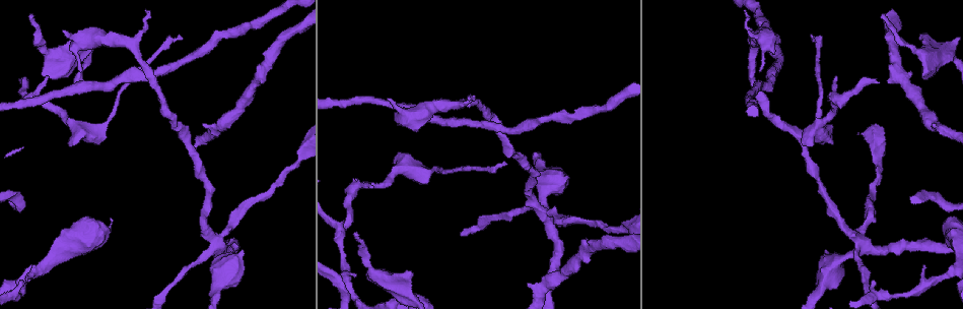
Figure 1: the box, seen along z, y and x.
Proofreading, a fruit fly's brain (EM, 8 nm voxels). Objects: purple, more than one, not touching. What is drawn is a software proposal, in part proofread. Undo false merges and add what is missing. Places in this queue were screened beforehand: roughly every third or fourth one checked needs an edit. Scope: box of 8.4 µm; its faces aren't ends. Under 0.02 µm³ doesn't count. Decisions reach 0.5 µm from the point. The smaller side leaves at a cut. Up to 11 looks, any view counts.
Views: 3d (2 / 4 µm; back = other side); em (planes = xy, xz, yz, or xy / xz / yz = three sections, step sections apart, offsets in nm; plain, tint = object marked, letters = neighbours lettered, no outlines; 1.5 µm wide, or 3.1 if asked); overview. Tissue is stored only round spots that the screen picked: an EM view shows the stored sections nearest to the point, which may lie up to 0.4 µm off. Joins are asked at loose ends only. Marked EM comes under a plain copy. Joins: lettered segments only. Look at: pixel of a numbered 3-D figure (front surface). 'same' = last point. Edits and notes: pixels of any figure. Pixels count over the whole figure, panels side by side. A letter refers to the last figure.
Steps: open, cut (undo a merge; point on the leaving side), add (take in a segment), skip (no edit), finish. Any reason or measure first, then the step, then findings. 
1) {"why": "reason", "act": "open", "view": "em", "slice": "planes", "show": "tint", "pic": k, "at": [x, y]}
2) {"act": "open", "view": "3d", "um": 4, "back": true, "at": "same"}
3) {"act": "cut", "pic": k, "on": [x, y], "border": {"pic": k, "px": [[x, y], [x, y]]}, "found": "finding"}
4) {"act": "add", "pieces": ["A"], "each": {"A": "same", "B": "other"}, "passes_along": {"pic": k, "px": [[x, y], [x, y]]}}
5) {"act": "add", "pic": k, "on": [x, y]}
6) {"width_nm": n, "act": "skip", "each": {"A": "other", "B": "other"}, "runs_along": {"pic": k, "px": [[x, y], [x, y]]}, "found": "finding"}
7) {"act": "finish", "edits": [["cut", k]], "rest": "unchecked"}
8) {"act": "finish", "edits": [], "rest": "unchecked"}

{"why": "stops while still wide", "act": "open", "view": "em", "slice": "planes", "show": "tint", "pic": 1, "at": [417, 296]}

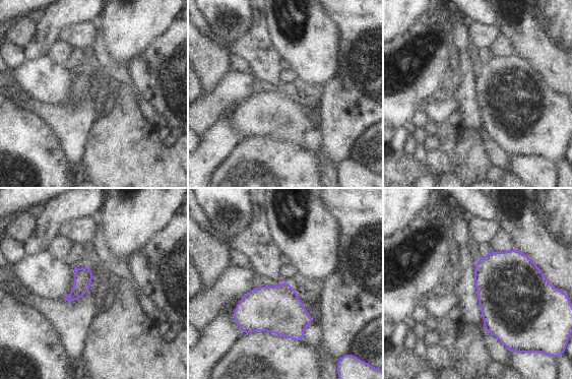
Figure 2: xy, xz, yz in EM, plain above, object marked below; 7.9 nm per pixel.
{"act": "open", "view": "em", "slice": "planes", "show": "letters", "at": "same"}

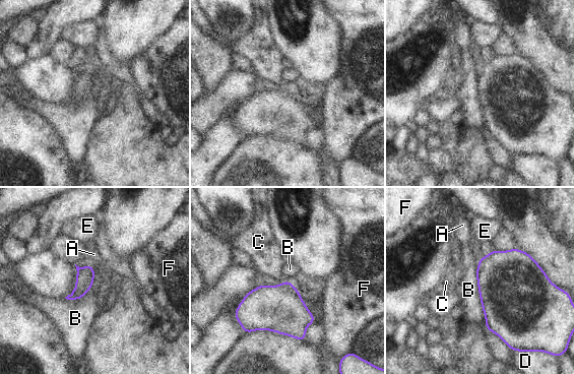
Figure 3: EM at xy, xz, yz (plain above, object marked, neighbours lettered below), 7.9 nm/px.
{"act": "skip", "each": {"A": "other", "B": "other", "C": "other", "D": "other", "E": "other", "F": "other"}, "border": {"pic": 3, "px": [[477, 258], [476, 285], [488, 330]]}, "found": "no lettered segment goes on from it"}

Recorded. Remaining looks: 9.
{"why": "thick turns thin", "act": "open", "view": "3d", "um": 4, "back": true, "pic": 1, "at": [859, 246]}

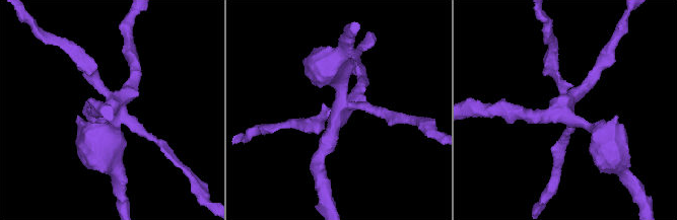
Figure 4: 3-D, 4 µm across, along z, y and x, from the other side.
{"why": "need the tissue", "act": "open", "view": "em", "slice": "planes", "show": "letters", "pic": 4, "at": [338, 113]}

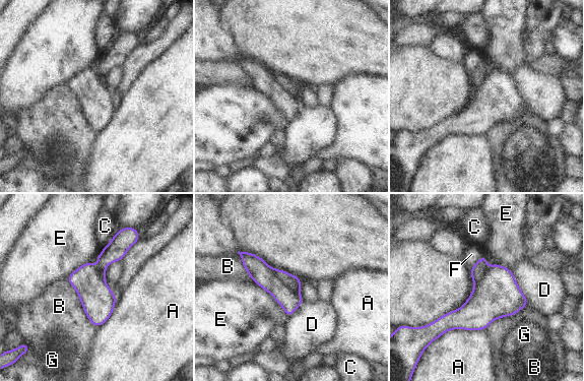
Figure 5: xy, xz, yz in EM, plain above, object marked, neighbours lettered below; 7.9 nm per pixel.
{"width_nm": 220, "act": "cut", "pic": 5, "on": [294, 282], "each": {"A": "other", "B": "other", "C": "other", "D": "other", "E": "other", "F": "other", "G": "other"}, "found": "two neurons meet here"}

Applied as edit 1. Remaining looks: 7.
{"why": "redraw", "act": "open", "view": "overview"}

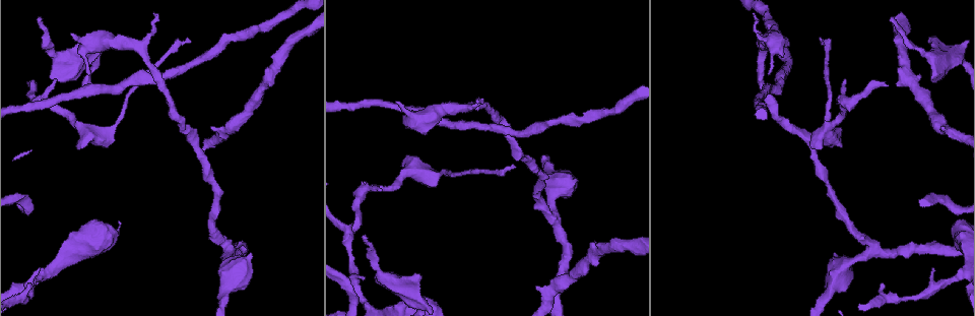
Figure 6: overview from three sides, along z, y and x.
{"why": "free end", "act": "open", "view": "3d", "um": 4, "pic": 6, "at": [353, 233]}

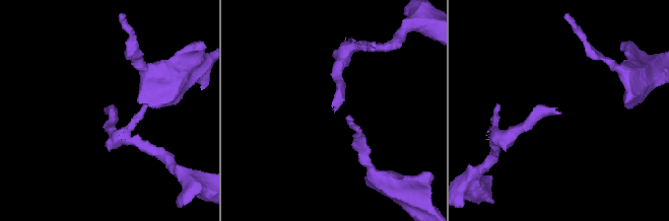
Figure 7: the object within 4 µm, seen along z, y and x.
{"why": "need the tissue", "act": "open", "view": "em", "slice": "yz", "step": 4, "show": "tint", "pic": 7, "at": [335, 109]}

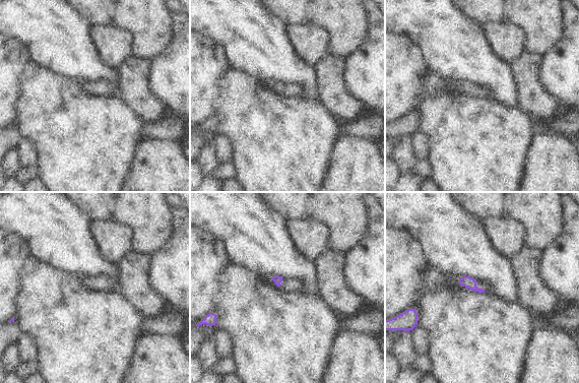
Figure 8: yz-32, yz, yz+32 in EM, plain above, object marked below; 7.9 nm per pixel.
{"why": "cut it another way", "act": "open", "view": "em", "slice": "planes", "show": "letters", "at": "same"}

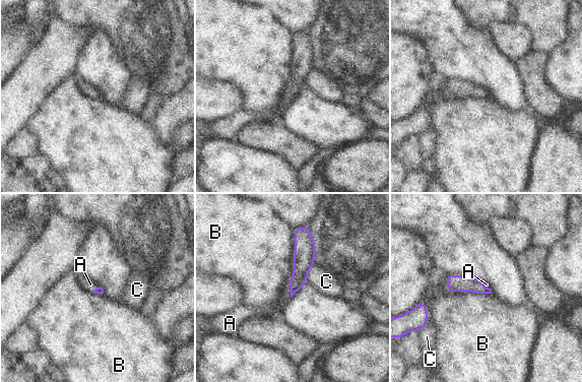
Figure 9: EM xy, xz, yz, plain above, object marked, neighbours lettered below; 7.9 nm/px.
{"act": "add", "pieces": ["A"], "each": {"A": "same", "B": "other", "C": "other"}, "passes_along": {"pic": 9, "px": [[302, 262], [288, 291], [276, 311]]}, "found": "it goes on there"}

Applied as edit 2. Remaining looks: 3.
{"why": "branch stops here", "act": "open", "view": "em", "slice": "planes", "show": "letters", "pic": 6, "at": [890, 18]}

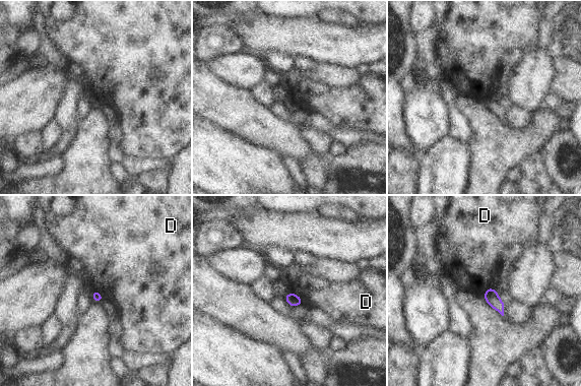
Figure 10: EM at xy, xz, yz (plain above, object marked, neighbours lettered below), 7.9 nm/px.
{"width_nm": 80, "act": "skip", "each": {"D": "other"}, "border": {"pic": 10, "px": [[294, 292], [304, 303]]}, "found": "none of them fits"}

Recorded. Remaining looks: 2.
{"act": "finish", "edits": [["cut", 5], ["add", 9]], "rest": "unchecked"}

